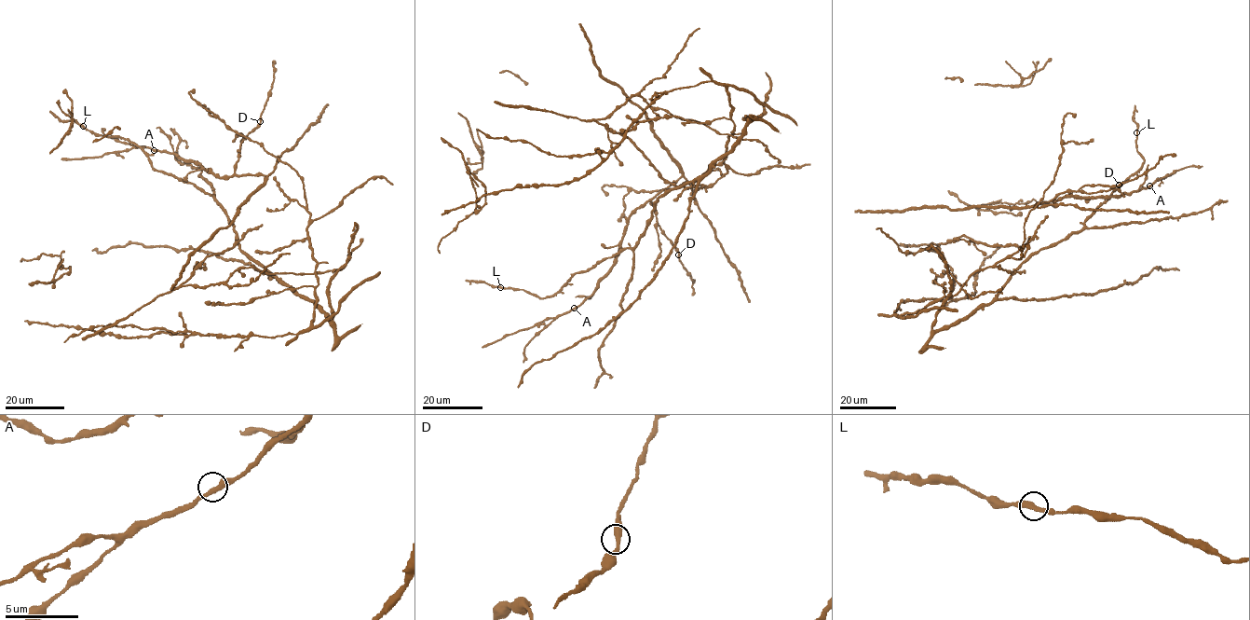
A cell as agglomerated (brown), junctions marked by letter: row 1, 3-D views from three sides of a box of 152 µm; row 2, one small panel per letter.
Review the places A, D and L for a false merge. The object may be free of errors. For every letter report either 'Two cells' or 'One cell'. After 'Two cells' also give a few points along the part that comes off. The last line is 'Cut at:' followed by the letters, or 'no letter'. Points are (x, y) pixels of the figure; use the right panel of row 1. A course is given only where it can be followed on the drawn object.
A: One cell
D: One cell
L: One cell
Cut at: no letter

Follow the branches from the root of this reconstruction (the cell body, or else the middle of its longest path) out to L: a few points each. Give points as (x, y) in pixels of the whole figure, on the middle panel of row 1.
L: (732, 144), (706, 173), (658, 198), (637, 245), (577, 272), (544, 297), (500, 287)

